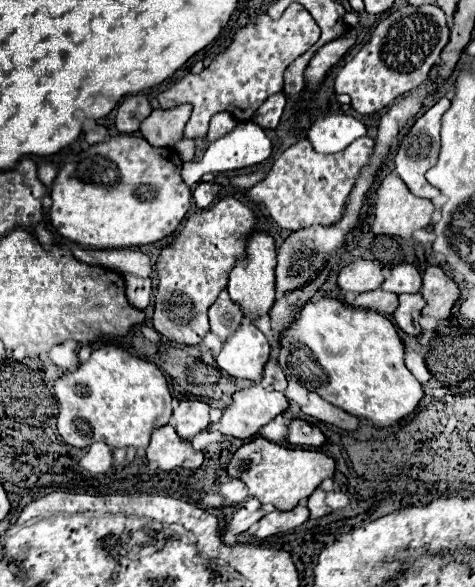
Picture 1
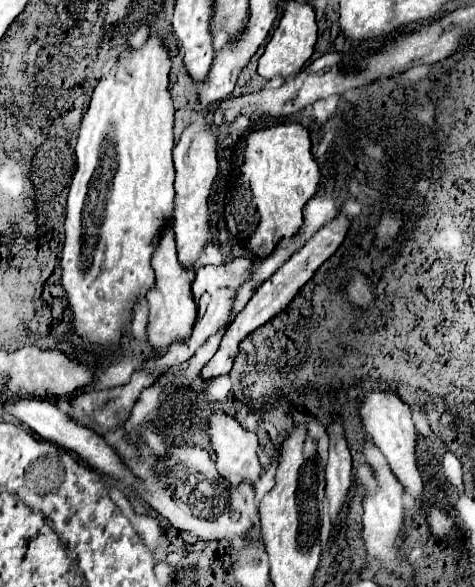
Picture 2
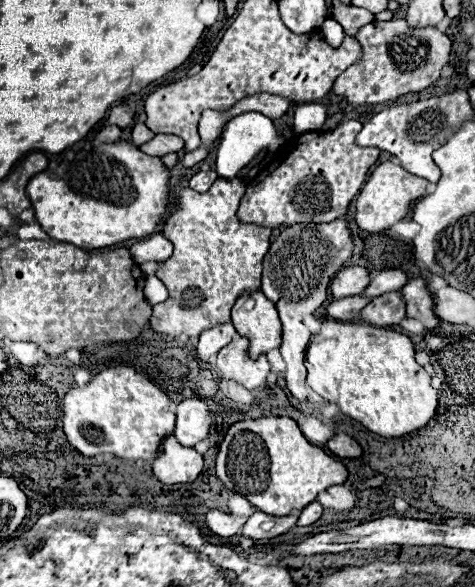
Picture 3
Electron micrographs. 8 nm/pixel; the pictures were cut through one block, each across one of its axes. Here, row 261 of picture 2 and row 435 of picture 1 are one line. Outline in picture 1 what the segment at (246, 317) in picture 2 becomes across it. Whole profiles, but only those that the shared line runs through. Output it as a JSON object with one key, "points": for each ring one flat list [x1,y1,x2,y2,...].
{"points":[[292,420,288,430,288,442,290,444,306,444,306,446,322,446,326,442,326,436,320,428,310,426,306,420]]}

